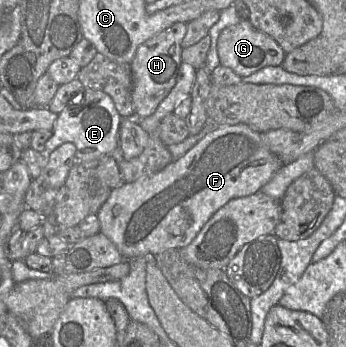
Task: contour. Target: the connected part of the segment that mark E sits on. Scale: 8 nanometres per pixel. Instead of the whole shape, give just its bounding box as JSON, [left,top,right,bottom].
[45,88,123,161]

